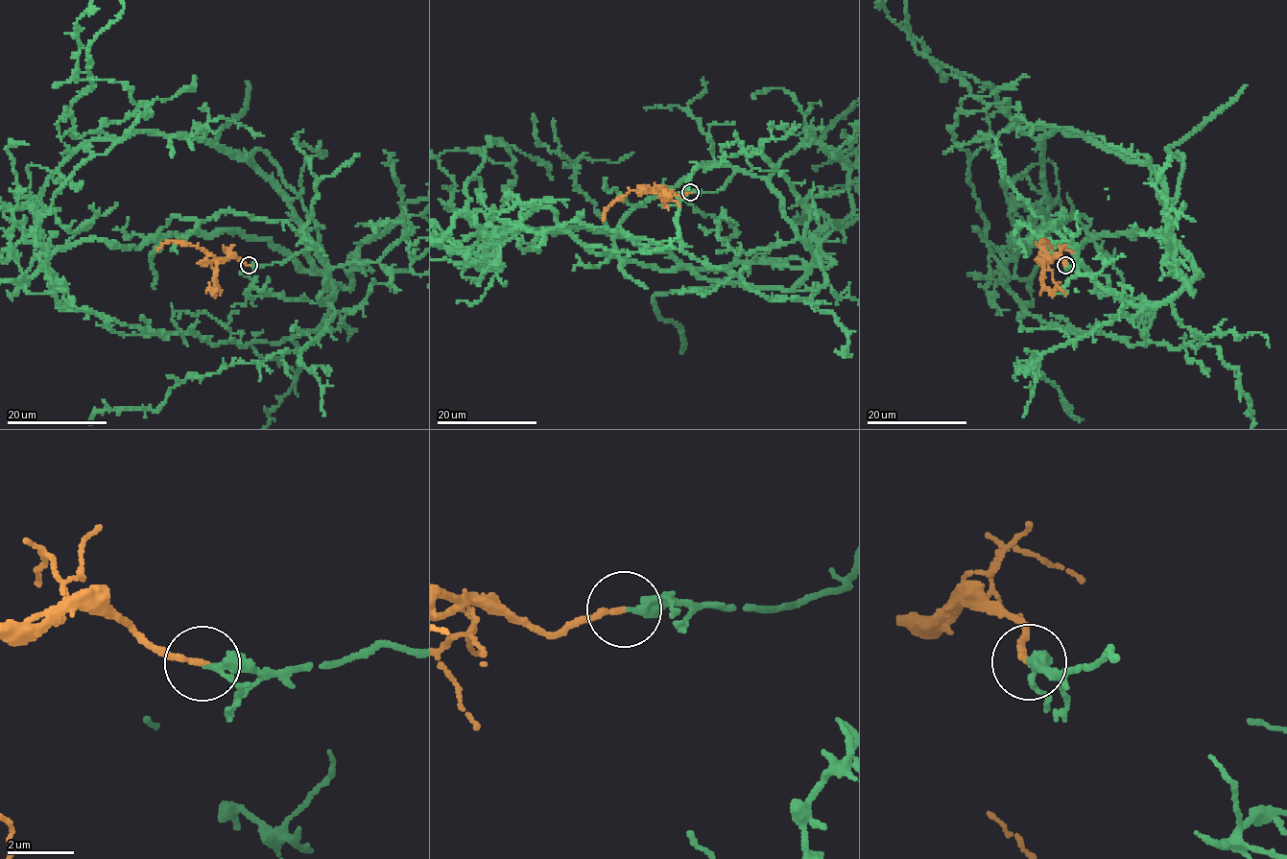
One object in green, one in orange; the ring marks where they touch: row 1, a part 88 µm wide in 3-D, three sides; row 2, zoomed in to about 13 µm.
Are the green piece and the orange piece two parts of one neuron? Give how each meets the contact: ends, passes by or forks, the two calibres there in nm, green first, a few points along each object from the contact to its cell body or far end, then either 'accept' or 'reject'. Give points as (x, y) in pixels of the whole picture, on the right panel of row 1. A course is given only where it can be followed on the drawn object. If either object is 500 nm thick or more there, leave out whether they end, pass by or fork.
green passes by; orange ends; calibres 240 and 170 nm; course orange (1065, 265), (1063, 259), (1045, 258), (1048, 252), (1038, 246), (1045, 239), (1052, 248); accept

